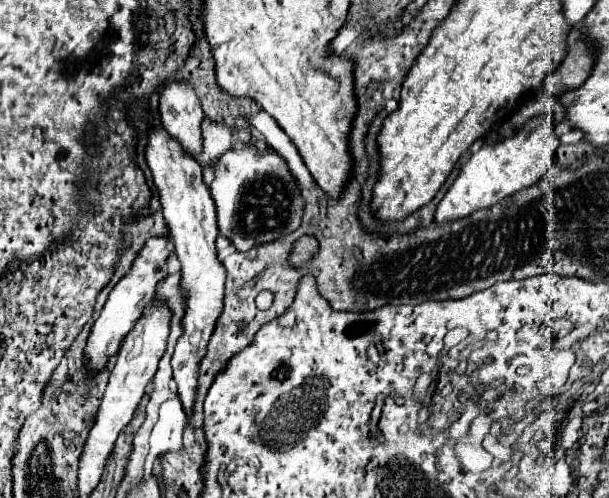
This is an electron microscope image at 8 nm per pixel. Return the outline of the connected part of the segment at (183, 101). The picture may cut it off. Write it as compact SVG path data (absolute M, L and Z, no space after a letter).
M166 82L160 92L160 120L182 148L194 156L202 152L200 124L204 118L198 96L188 82Z

